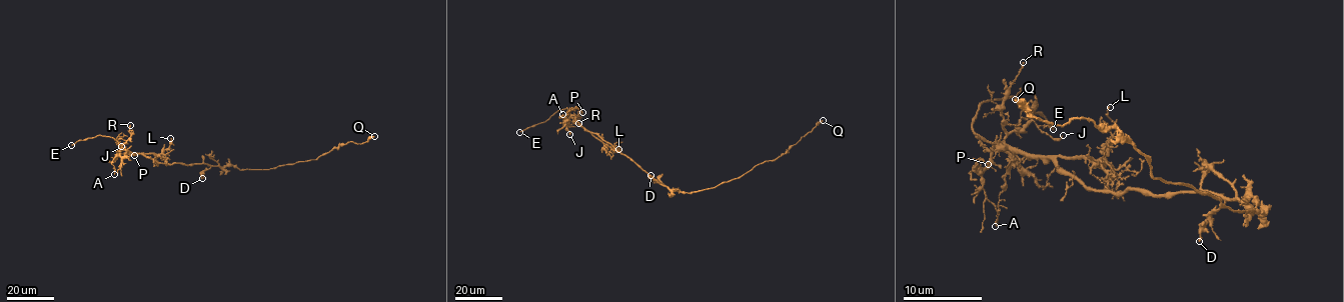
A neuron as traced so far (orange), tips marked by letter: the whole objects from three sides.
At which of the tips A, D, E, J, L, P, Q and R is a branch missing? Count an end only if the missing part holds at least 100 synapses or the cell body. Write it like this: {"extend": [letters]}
{"extend": ["E"]}

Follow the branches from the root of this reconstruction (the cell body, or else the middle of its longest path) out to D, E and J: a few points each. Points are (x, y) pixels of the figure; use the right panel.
D: (1235, 200), (1227, 200), (1211, 214), (1201, 228), (1199, 241)
E: (1235, 200), (1209, 192), (1096, 192), (1051, 158), (988, 149), (972, 121), (984, 101), (1015, 97), (1053, 129)
J: (1235, 200), (1209, 192), (1096, 192), (1051, 158), (1029, 158), (1003, 141), (1033, 121), (1053, 139), (1063, 135)

